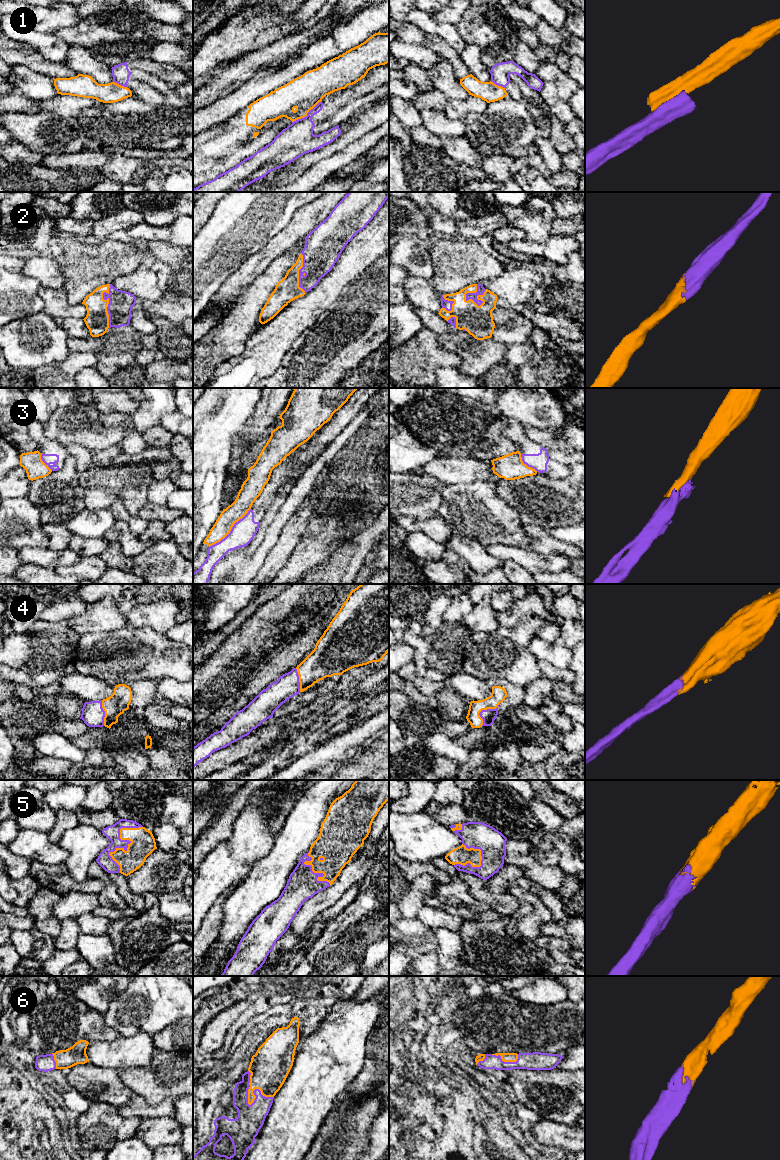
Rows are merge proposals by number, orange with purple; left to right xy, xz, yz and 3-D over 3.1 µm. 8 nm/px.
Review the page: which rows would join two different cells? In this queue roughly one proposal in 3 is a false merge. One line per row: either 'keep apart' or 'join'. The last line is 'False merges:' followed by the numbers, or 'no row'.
1: keep apart
2: join
3: keep apart
4: join
5: join
6: join
False merges: 1, 3

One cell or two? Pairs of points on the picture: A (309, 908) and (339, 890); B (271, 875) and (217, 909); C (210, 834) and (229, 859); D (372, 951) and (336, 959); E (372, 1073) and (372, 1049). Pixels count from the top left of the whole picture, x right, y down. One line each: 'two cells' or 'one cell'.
A: one cell
B: two cells
C: two cells
D: two cells
E: one cell

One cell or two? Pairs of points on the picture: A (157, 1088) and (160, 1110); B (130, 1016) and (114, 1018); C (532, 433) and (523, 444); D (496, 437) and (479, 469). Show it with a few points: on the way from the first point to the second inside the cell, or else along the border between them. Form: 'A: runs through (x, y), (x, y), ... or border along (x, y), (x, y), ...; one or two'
A: border along (137, 1094), (150, 1104), (166, 1098), (173, 1100); two
B: runs through (126, 1016), (118, 1017); one
C: border along (524, 430), (528, 437), (548, 449); two
D: border along (461, 457), (490, 460); two

